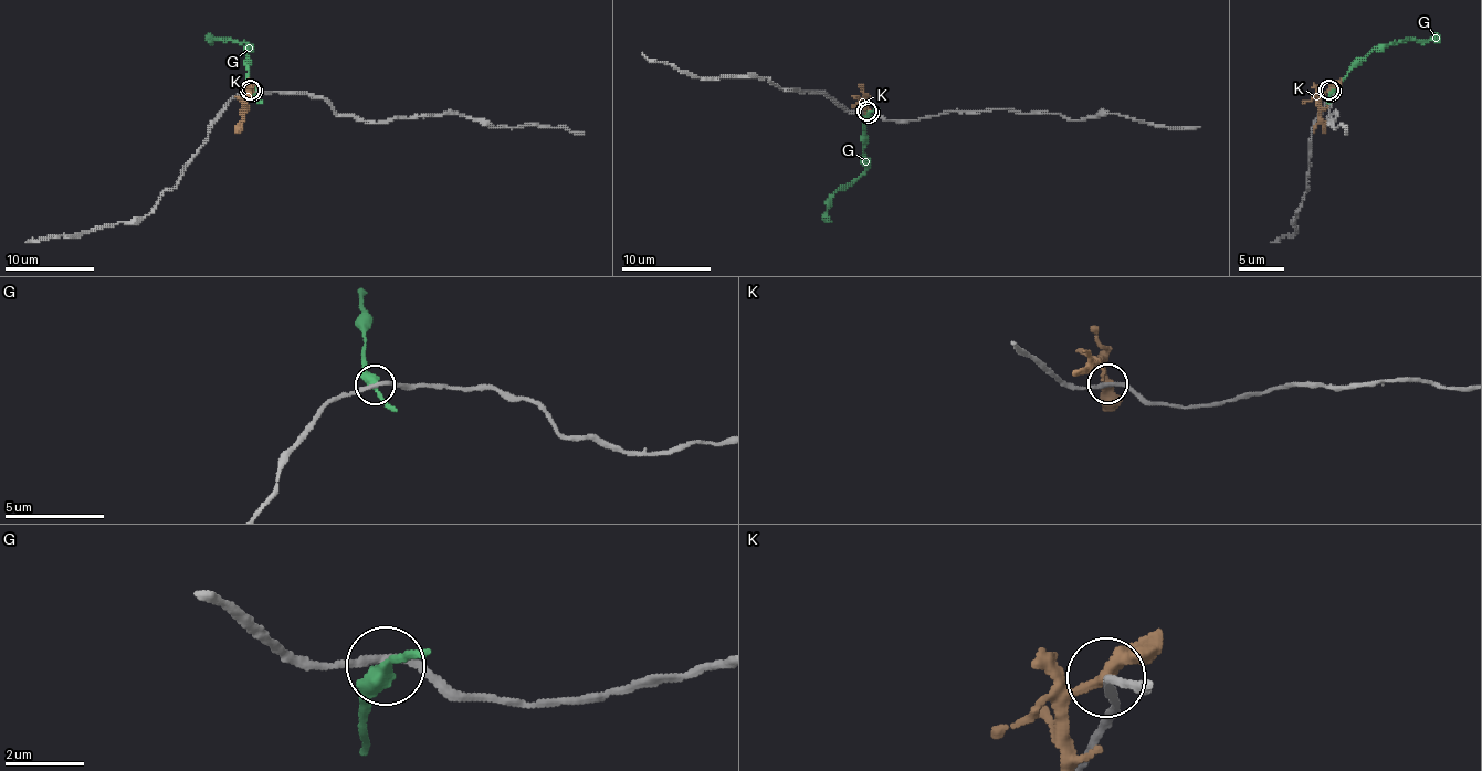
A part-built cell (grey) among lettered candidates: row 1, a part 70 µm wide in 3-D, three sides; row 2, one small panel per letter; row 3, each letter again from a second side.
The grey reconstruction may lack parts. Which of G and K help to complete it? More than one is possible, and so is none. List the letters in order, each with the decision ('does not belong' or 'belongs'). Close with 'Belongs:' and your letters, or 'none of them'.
G: does not belong
K: does not belong
Belongs: none of them

